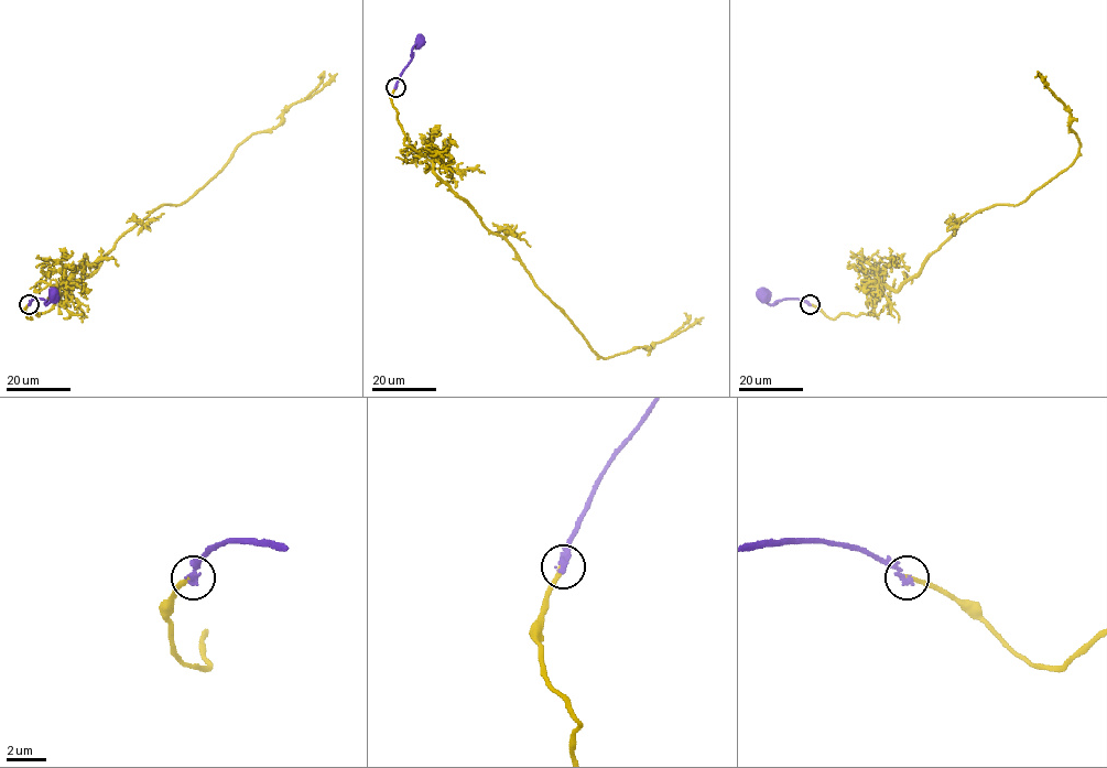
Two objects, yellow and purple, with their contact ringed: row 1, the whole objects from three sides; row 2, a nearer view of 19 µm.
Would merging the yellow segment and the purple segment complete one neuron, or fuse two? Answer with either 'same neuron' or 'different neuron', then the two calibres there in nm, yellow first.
different neuron; calibres 240 and 280 nm

